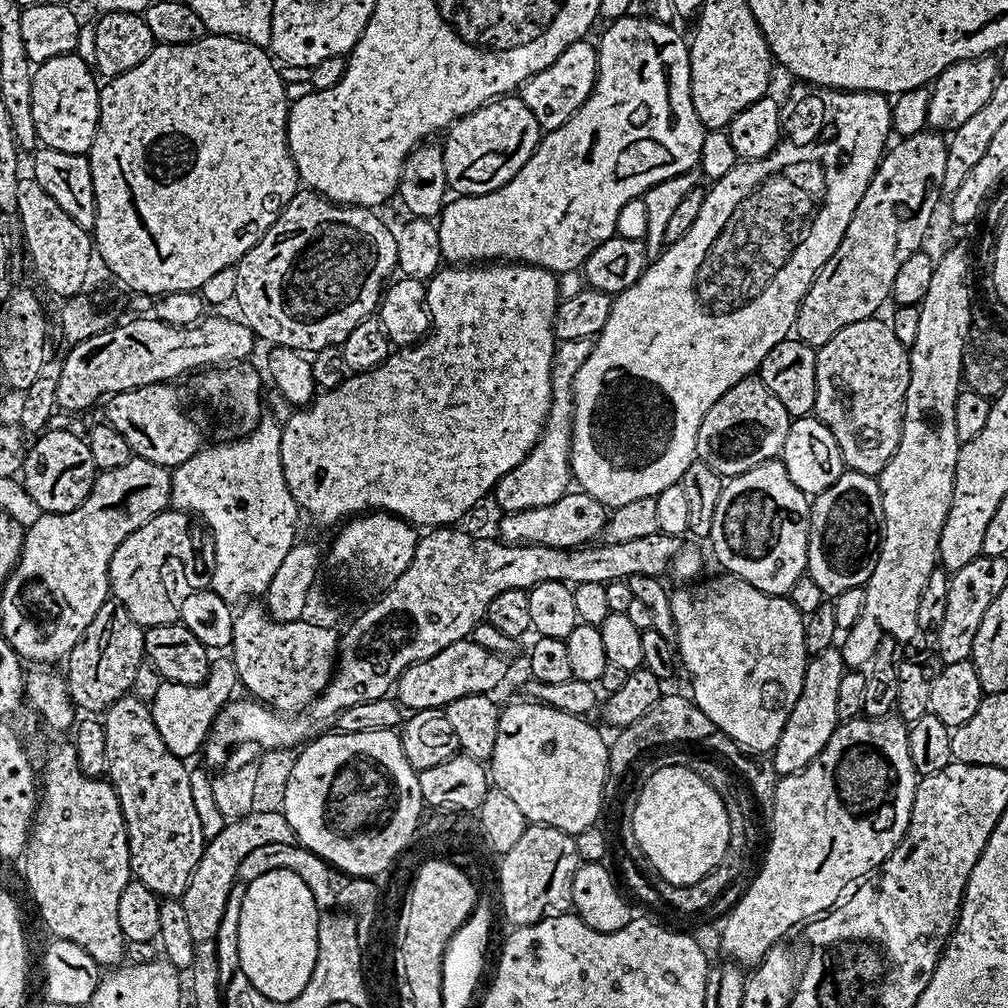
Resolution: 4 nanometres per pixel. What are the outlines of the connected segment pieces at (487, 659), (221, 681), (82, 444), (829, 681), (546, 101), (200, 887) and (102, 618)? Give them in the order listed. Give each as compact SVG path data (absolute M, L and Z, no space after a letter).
M471 638L459 640L446 650L434 654L425 661L411 665L394 685L394 696L405 709L447 709L450 702L463 696L482 696L495 693L495 688L504 680L509 661L497 656L488 648L478 646Z
M213 657L209 663L206 679L200 684L170 683L161 681L158 692L150 701L154 724L167 749L176 757L186 760L188 756L199 753L204 746L216 716L233 699L234 688L238 686L239 676L231 657Z
M49 427L31 441L30 447L24 456L24 466L22 469L23 489L27 499L40 507L39 511L44 514L70 513L77 509L85 501L92 489L93 482L98 475L98 470L94 466L87 439L84 439L64 428Z
M839 647L827 648L809 659L804 669L802 694L798 694L798 702L794 702L794 710L790 710L790 718L786 718L786 726L770 753L770 761L777 773L800 772L823 750L826 742L830 742L838 723L838 686L845 671L846 665Z
M587 39L573 40L569 48L564 48L562 54L554 58L546 66L546 70L532 73L529 80L522 85L522 99L524 105L534 114L544 132L553 132L562 122L566 122L586 102L592 93L596 81L596 57L598 48L595 43L587 44Z
M252 811L248 816L228 822L217 837L205 843L202 858L182 897L190 934L196 939L197 945L207 945L204 944L207 940L208 943L215 941L222 916L226 911L227 899L230 898L230 890L238 882L239 866L246 858L246 854L258 846L267 846L271 843L297 843L294 830L290 822L286 822L283 811L276 813Z
M115 598L105 600L98 614L94 614L94 622L86 626L82 638L78 638L66 657L68 697L77 709L85 708L88 711L85 713L100 714L115 700L131 693L134 674L138 674L146 660L144 633L145 629L130 618Z

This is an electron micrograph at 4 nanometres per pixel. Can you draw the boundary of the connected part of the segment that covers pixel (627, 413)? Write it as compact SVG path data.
M812 90L809 96L800 96L797 100L786 103L780 109L780 127L782 139L772 153L761 160L750 160L737 163L735 168L727 172L723 178L711 185L712 189L704 196L692 225L685 230L684 236L669 243L659 253L656 261L649 263L644 273L625 292L613 299L610 318L606 318L606 326L600 335L595 337L590 358L582 362L582 370L574 378L574 410L572 411L572 478L583 491L589 492L600 503L615 510L628 502L638 499L656 497L666 486L678 484L682 474L686 474L686 466L697 459L696 439L698 426L702 426L702 418L706 418L706 410L714 406L718 398L732 384L749 375L764 353L790 332L790 322L795 321L802 298L808 293L816 271L825 264L838 250L838 242L846 234L846 226L850 226L850 218L862 202L866 194L866 186L874 178L880 159L885 154L889 143L888 134L893 131L892 104L889 97L878 92L845 92L843 90Z

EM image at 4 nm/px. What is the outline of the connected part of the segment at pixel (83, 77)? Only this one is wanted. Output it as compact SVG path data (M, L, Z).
M77 54L55 56L35 65L32 73L32 105L36 139L45 148L85 155L96 137L100 121L100 89L90 64Z

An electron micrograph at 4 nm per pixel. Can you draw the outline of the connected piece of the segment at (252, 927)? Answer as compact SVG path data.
M288 869L270 870L268 873L262 874L260 877L254 878L253 881L246 884L245 896L242 898L241 918L238 921L238 968L267 1000L270 1002L286 1002L287 1000L298 998L298 994L302 994L302 986L306 986L306 982L310 982L310 974L314 970L319 941L320 913L316 906L314 894L310 892L310 886L298 874L292 873Z

